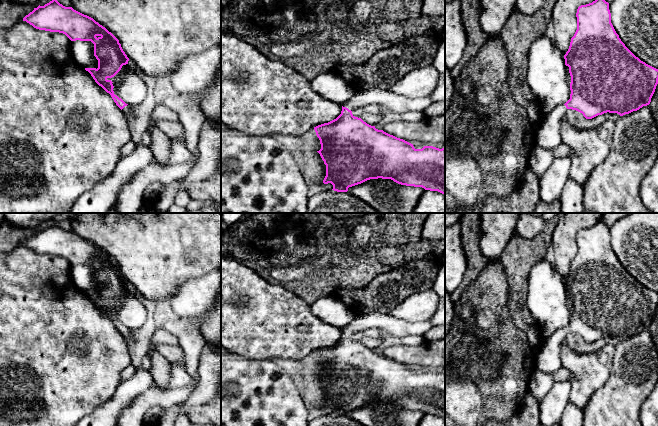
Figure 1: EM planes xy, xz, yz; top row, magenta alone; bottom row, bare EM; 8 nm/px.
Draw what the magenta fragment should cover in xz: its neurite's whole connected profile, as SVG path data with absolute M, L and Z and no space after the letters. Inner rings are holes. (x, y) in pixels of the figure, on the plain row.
M374 312L356 316L342 330L341 338L336 343L314 351L321 368L321 373L317 376L326 389L323 407L331 407L334 415L347 416L349 411L382 402L445 419L445 372L424 370L422 373L415 373L413 368L378 354L352 338L353 334L372 328L383 329L399 338L424 336L433 326L430 320L408 322L388 313Z

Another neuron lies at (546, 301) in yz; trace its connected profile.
M545 258L529 273L526 298L526 308L540 327L543 346L571 318L564 279Z

